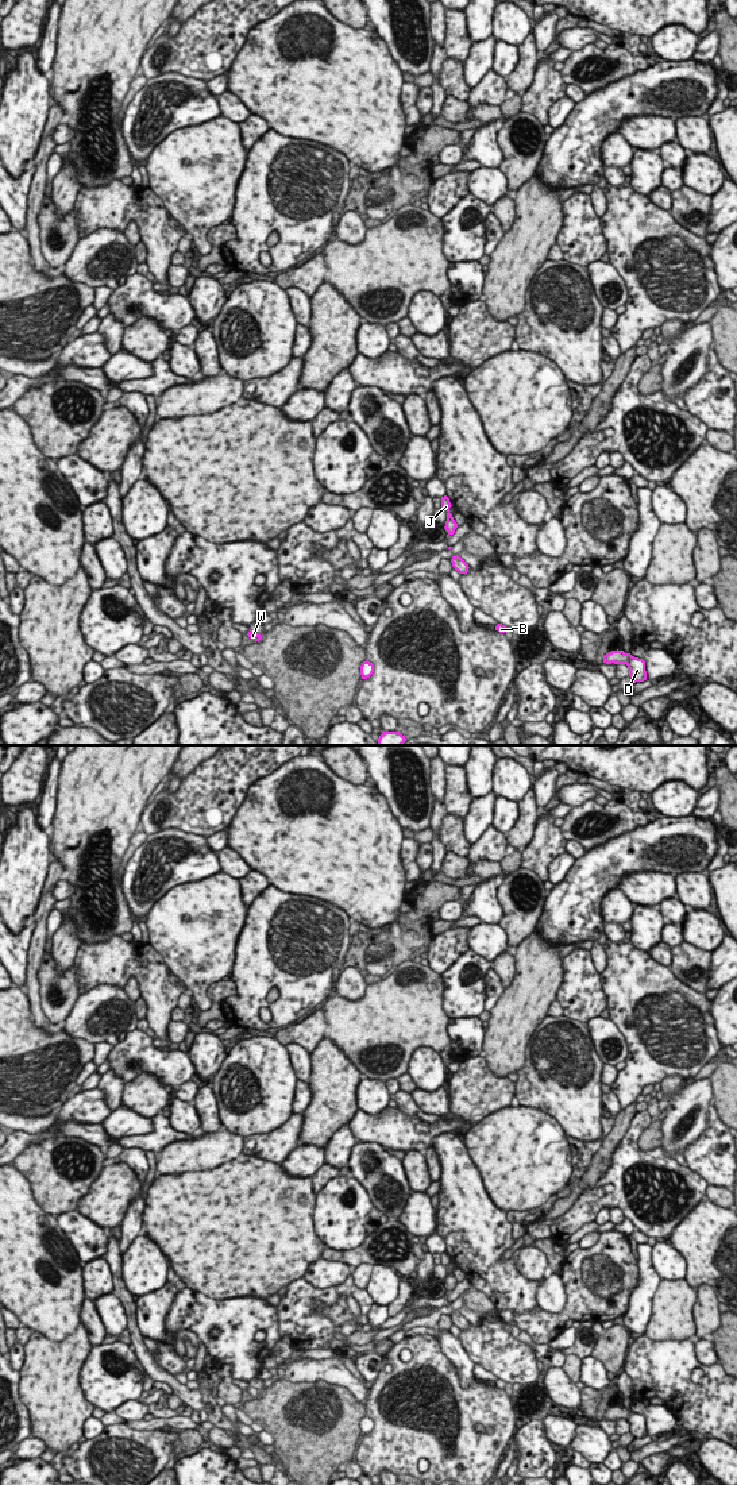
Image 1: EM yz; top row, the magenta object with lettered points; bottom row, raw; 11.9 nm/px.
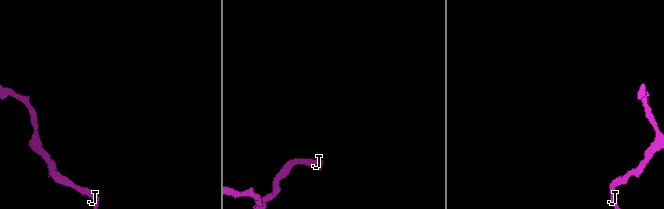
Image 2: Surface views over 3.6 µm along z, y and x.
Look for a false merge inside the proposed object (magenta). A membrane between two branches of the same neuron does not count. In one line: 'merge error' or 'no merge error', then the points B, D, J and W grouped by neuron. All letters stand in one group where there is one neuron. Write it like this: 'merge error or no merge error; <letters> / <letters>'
no merge error; B D J W

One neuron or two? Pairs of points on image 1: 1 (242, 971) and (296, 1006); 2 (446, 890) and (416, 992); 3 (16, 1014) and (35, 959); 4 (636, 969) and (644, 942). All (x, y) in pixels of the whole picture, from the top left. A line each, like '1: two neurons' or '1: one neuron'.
1: one neuron
2: two neurons
3: two neurons
4: two neurons

